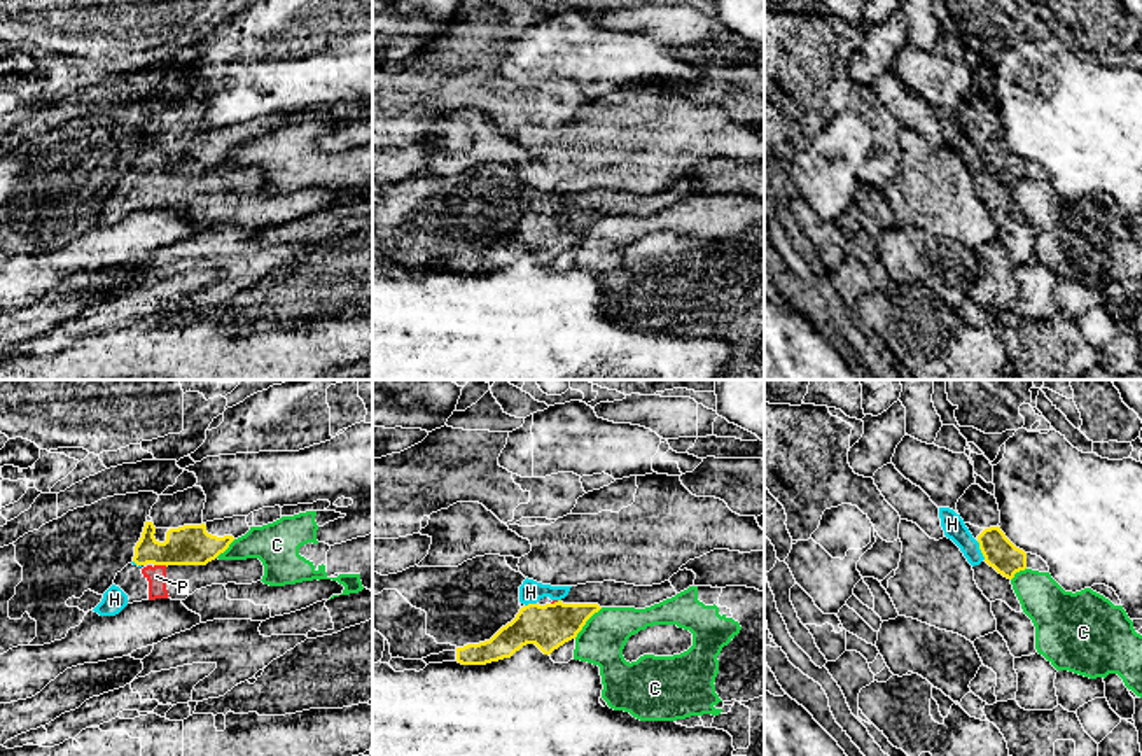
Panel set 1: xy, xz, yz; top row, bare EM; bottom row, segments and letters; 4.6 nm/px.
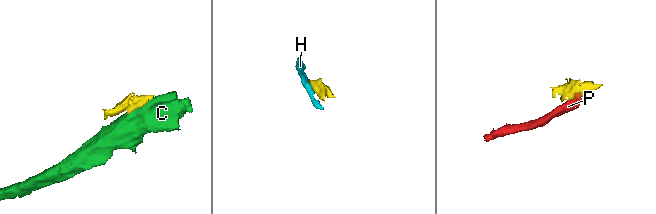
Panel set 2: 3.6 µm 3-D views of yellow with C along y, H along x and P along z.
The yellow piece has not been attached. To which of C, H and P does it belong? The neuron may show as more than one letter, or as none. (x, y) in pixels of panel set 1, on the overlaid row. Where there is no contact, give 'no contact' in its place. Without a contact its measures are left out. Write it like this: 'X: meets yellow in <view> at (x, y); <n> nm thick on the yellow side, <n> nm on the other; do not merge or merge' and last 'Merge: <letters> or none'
C: meets yellow in xz at (586, 620); 200 nm thick on the yellow side, 220 nm on the other; do not merge
H: meets yellow in yz at (980, 548); 150 nm thick on the yellow side, 100 nm on the other; do not merge
P: meets yellow in xy at (161, 564); 190 nm thick on the yellow side, 90 nm on the other; do not merge
Merge: none

